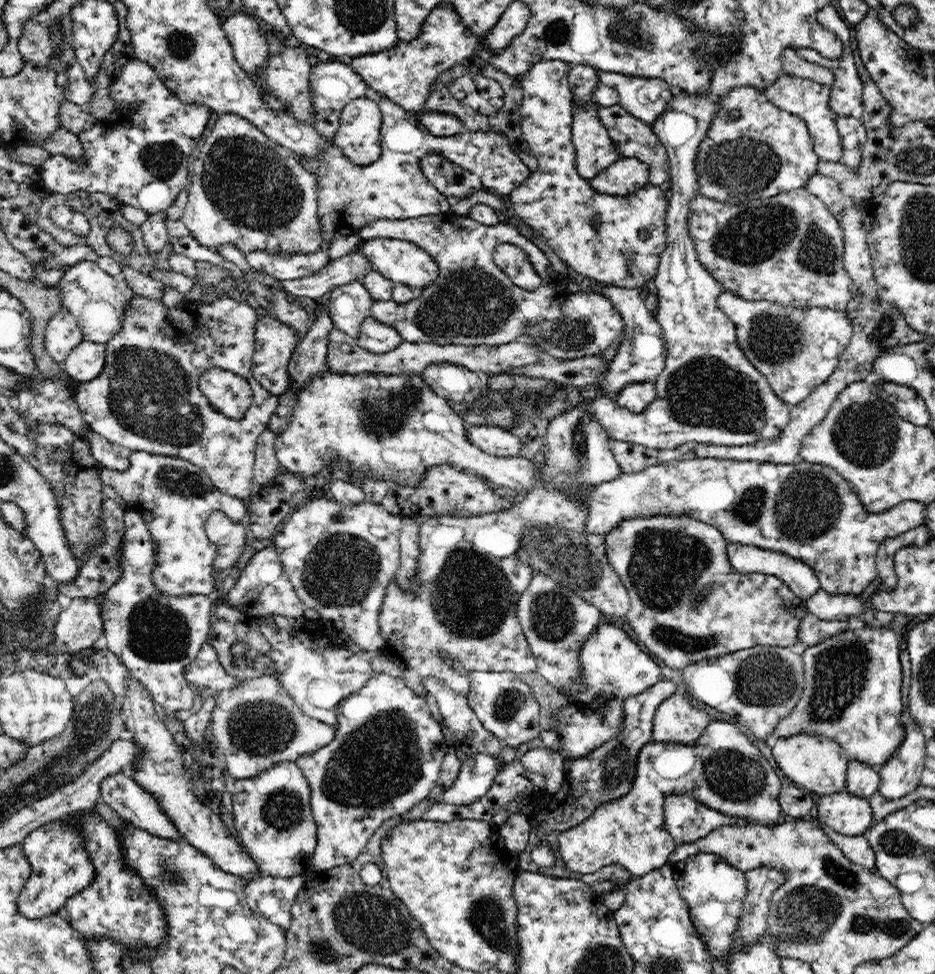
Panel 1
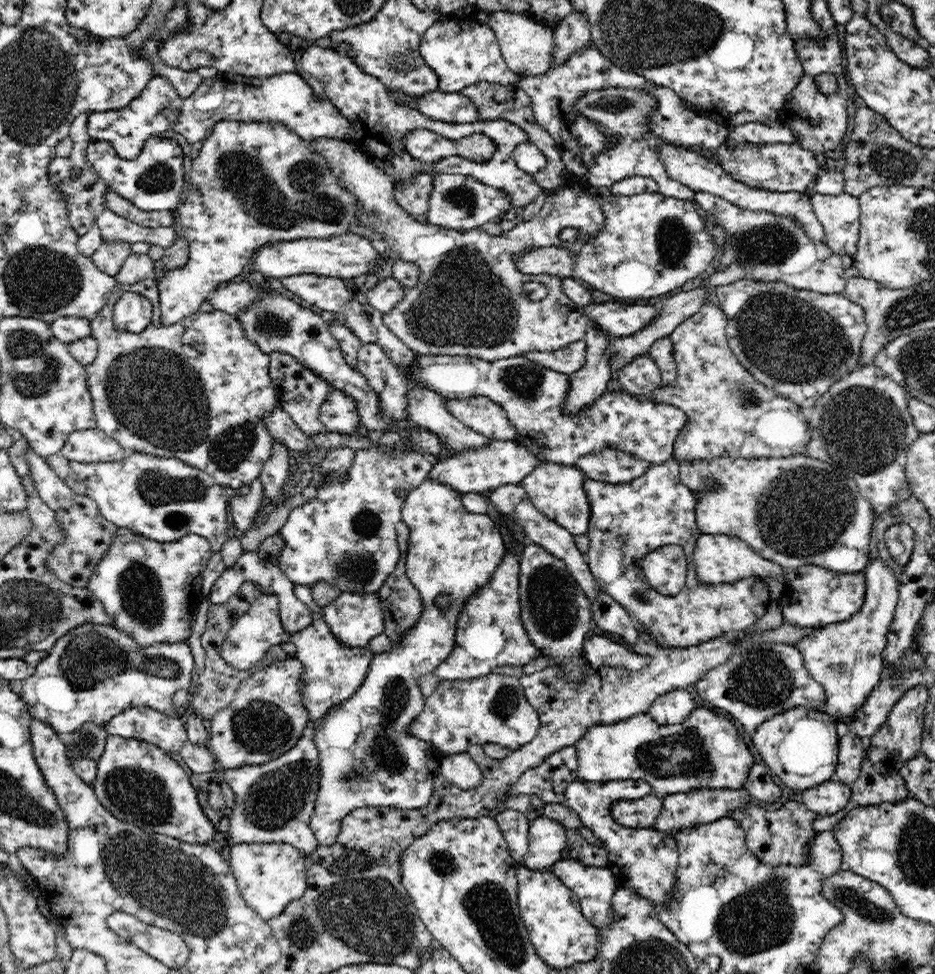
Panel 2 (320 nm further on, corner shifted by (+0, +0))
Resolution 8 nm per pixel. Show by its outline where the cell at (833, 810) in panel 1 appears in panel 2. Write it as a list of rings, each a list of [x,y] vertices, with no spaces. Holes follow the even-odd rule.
[[[830,780],[803,791],[802,799],[808,810],[819,816],[831,815],[848,804],[851,799],[851,785]]]

